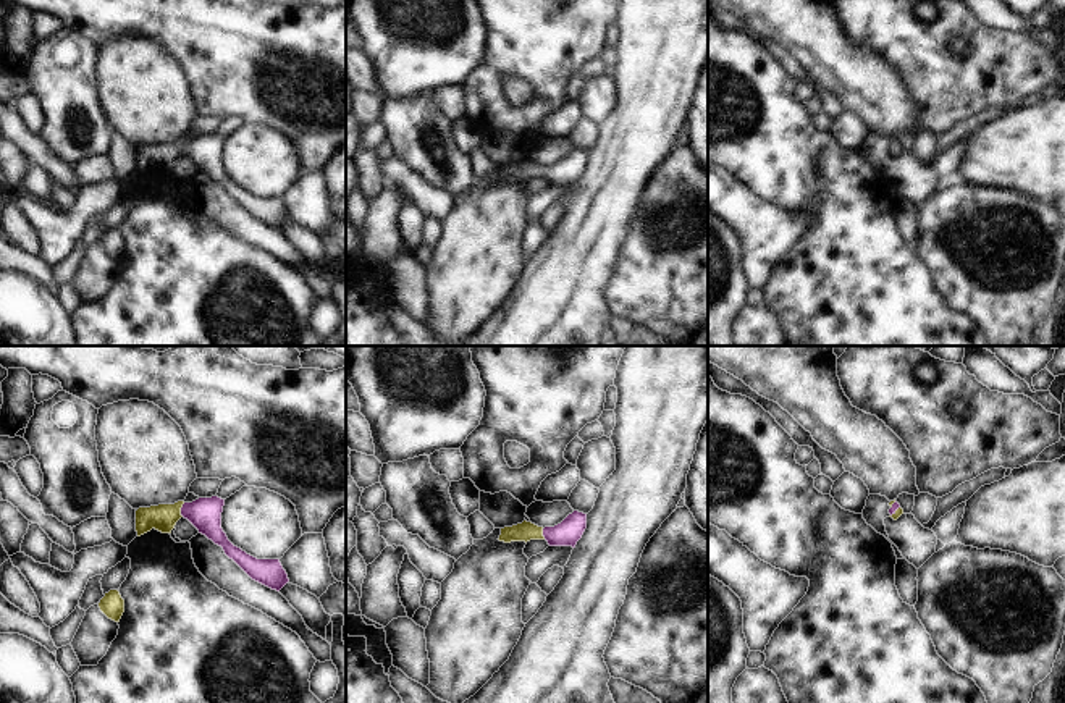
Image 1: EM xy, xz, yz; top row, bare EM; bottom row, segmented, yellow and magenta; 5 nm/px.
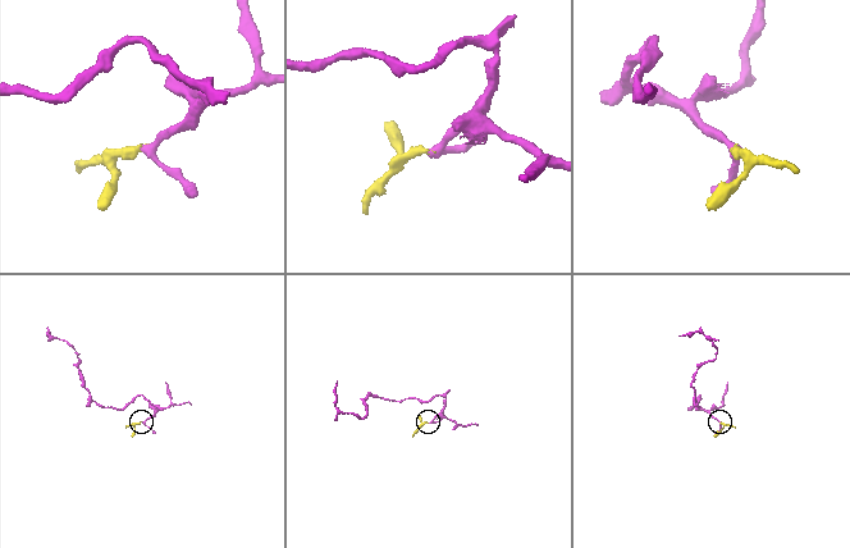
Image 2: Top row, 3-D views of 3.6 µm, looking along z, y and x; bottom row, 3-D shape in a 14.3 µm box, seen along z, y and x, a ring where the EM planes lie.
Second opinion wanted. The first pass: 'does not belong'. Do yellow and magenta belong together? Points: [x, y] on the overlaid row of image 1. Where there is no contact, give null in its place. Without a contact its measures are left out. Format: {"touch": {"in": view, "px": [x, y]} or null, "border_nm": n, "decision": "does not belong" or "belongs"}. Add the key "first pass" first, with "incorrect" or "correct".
{"first pass": "incorrect", "touch": {"in": "xy", "px": [180, 509]}, "border_nm": 70, "decision": "belongs"}

